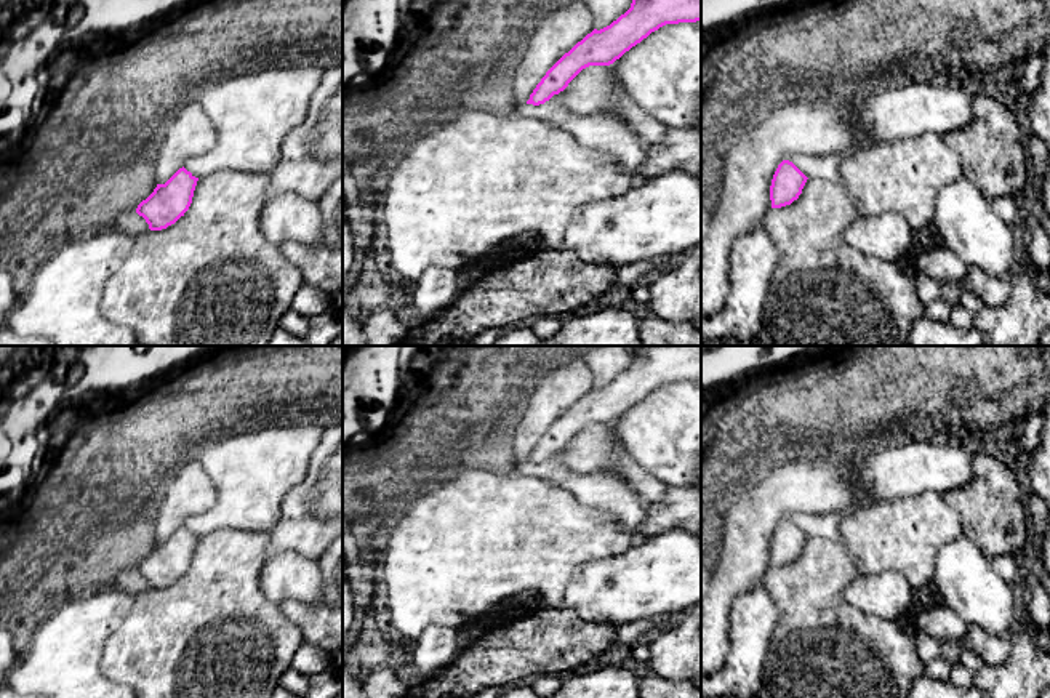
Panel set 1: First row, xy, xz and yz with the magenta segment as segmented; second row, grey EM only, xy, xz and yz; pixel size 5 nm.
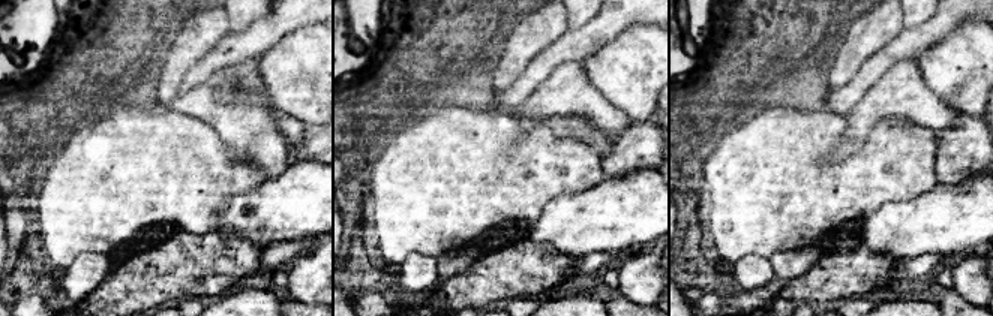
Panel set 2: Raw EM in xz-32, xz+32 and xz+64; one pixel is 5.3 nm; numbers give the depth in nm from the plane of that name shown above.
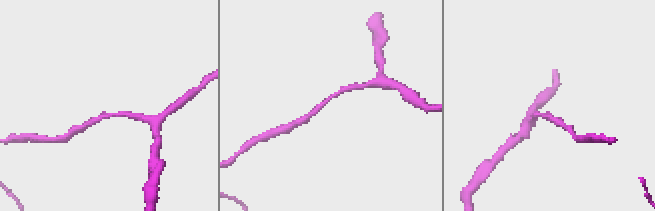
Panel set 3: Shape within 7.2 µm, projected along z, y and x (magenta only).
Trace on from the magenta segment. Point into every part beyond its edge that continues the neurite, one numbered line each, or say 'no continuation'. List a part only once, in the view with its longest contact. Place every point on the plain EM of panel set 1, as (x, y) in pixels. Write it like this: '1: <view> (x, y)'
no continuation

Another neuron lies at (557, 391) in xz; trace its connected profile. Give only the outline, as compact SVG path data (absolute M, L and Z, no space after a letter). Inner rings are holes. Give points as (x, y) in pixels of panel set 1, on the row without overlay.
M584 357L544 375L533 387L523 416L514 432L517 464L527 463L546 431L592 389L592 371Z

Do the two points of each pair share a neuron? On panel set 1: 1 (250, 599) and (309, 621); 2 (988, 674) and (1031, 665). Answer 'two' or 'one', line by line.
1: two
2: one

